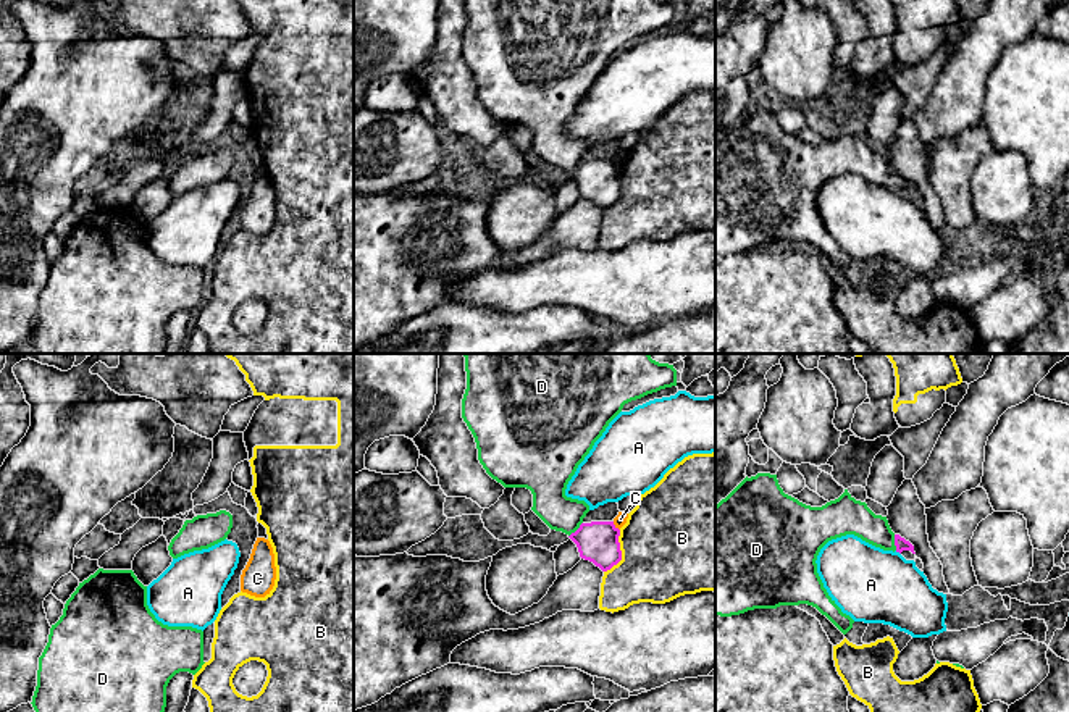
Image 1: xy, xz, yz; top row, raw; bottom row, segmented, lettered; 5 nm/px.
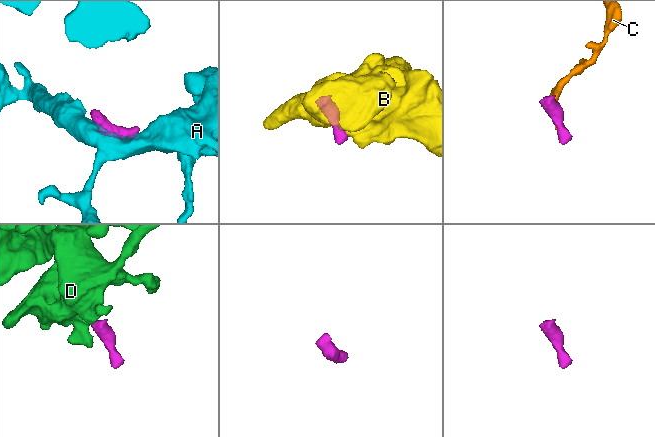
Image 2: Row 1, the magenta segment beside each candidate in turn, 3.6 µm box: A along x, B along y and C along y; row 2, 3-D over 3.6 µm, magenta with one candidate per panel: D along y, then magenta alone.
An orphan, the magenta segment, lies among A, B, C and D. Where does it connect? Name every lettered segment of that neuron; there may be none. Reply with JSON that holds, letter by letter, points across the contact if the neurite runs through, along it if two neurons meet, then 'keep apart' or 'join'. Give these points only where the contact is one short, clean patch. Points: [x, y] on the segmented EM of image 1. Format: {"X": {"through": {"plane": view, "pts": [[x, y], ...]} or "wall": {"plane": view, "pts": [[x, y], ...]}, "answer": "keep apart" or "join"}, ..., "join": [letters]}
{"A": {"wall": {"plane": "yz", "pts": [[895, 551], [900, 554]]}, "answer": "keep apart"}, "B": {"answer": "keep apart"}, "C": {"answer": "keep apart"}, "D": {"through": {"plane": "xz", "pts": [[598, 541], [577, 530], [559, 512]]}, "answer": "join"}, "join": ["D"]}

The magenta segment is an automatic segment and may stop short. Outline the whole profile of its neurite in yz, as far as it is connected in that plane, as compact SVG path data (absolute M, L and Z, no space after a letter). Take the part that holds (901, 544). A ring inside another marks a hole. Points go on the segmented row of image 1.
M777 475L746 476L715 505L715 615L732 617L754 609L807 604L846 635L854 620L828 596L815 563L828 541L846 534L883 551L916 554L909 541L891 531L887 517L875 515L848 489L822 507L811 507L785 494Z

